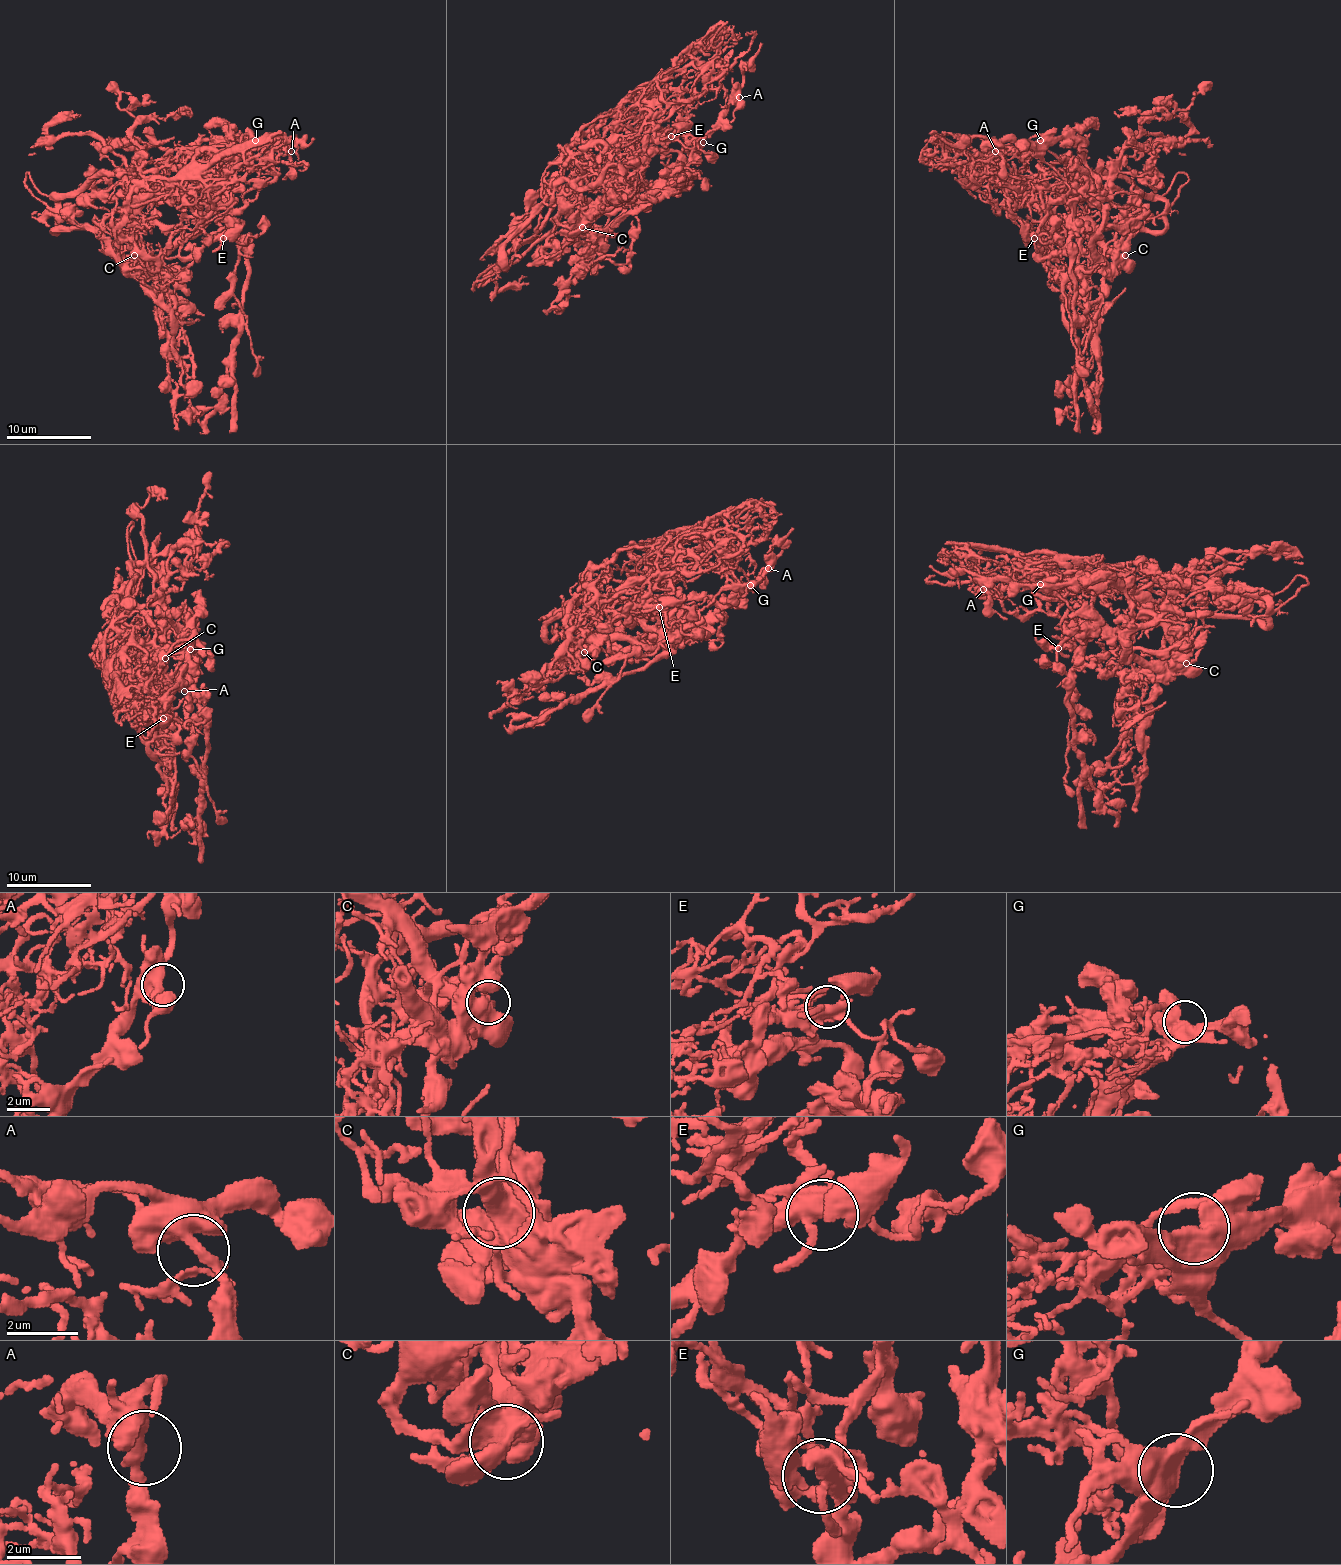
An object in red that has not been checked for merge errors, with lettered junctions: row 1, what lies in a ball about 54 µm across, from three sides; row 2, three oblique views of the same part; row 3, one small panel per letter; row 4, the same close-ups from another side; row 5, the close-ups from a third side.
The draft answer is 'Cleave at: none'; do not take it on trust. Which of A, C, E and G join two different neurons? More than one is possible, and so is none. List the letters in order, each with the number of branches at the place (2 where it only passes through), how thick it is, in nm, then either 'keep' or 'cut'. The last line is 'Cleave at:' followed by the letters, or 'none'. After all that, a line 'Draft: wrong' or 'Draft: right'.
A: 2 | 440 nm | keep
C: 1 | 1050 nm | keep
E: 6 | 480 nm | keep
G: 1 | 750 nm | keep
Cleave at: none
Draft: right

